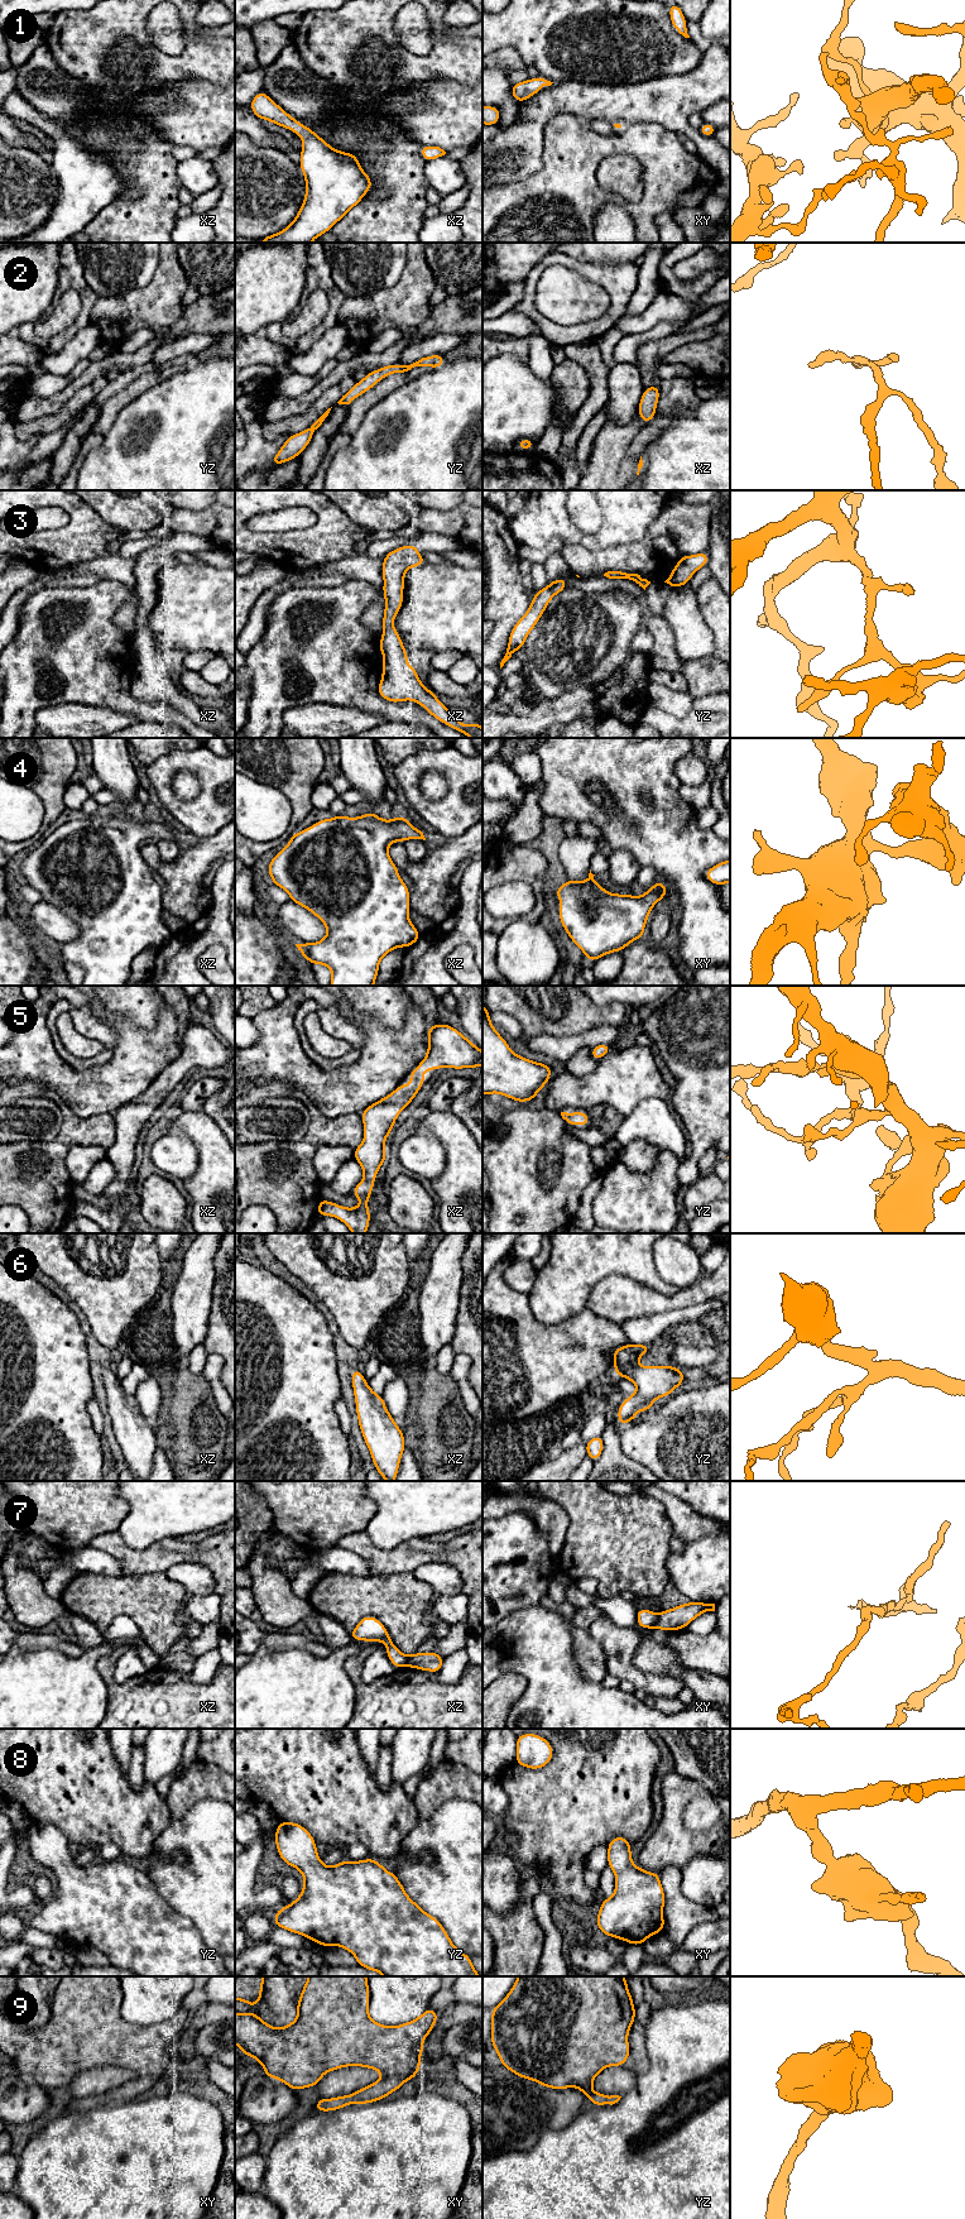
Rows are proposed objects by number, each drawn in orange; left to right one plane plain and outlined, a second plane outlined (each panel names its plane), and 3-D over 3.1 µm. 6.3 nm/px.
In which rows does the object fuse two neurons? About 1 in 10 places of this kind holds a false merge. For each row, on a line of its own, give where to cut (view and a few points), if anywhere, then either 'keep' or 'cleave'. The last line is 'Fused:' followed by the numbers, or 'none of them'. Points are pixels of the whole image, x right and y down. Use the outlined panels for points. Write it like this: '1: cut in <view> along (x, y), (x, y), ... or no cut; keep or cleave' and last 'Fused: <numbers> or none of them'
1: no cut; keep
2: no cut; keep
3: no cut; keep
4: no cut; keep
5: no cut; keep
6: no cut; keep
7: cut in xy along (658, 1615), (653, 1625); cleave
8: no cut; keep
9: no cut; keep
Fused: 7

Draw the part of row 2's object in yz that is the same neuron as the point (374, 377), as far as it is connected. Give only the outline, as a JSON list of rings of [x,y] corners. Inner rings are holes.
[[[436,354],[436,355],[422,358],[421,360],[411,365],[402,365],[399,363],[385,365],[378,370],[366,373],[365,378],[360,382],[356,382],[355,385],[349,392],[346,392],[337,403],[350,404],[354,399],[356,399],[359,396],[371,389],[376,383],[379,383],[387,375],[390,375],[394,373],[404,373],[411,370],[414,366],[432,366],[433,369],[437,369],[442,366],[445,361],[446,359],[442,355]]]

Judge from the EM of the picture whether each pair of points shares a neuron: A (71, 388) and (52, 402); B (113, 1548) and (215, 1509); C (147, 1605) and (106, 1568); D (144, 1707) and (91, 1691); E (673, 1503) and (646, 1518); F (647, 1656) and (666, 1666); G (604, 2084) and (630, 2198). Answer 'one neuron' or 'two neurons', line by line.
A: one neuron
B: two neurons
C: two neurons
D: two neurons
E: two neurons
F: one neuron
G: two neurons

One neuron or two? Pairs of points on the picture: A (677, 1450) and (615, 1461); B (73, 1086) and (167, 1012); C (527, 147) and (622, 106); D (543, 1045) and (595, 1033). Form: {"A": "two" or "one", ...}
{"A": "two", "B": "one", "C": "one", "D": "one"}

